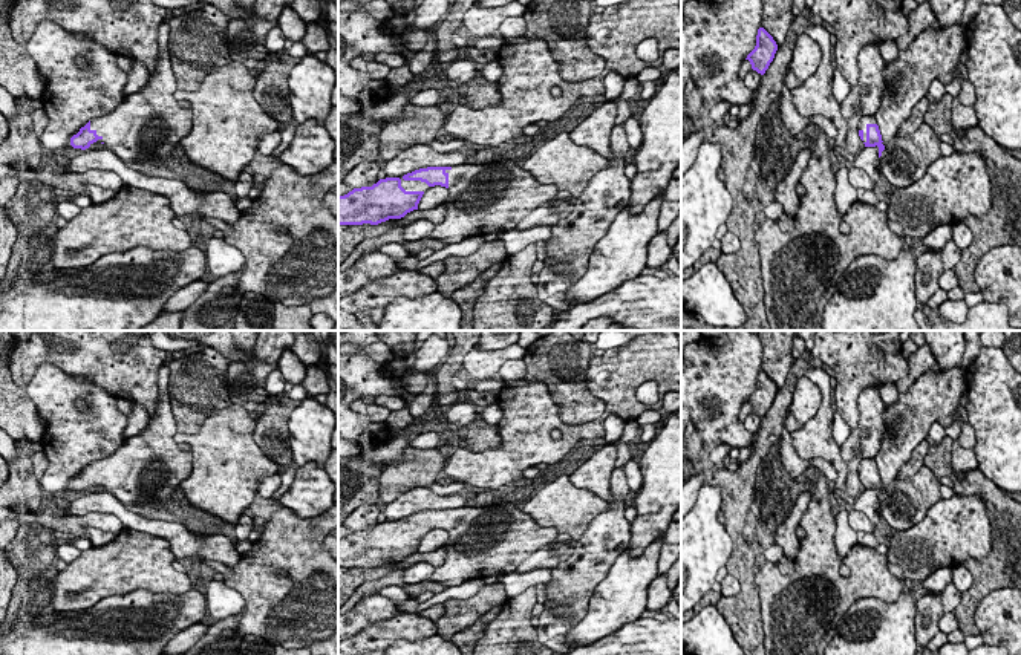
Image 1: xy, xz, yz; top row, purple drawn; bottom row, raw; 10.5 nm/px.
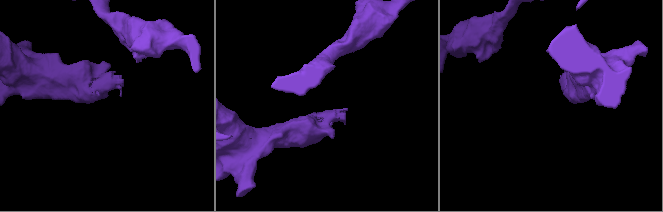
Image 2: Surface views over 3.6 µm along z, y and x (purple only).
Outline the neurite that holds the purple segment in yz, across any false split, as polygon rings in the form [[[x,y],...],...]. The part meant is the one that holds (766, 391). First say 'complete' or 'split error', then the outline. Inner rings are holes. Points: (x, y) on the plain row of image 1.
complete | [[[759,370],[756,378],[756,389],[745,402],[750,404],[753,413],[764,418],[773,404],[776,393],[778,387],[773,380],[764,370]]]

